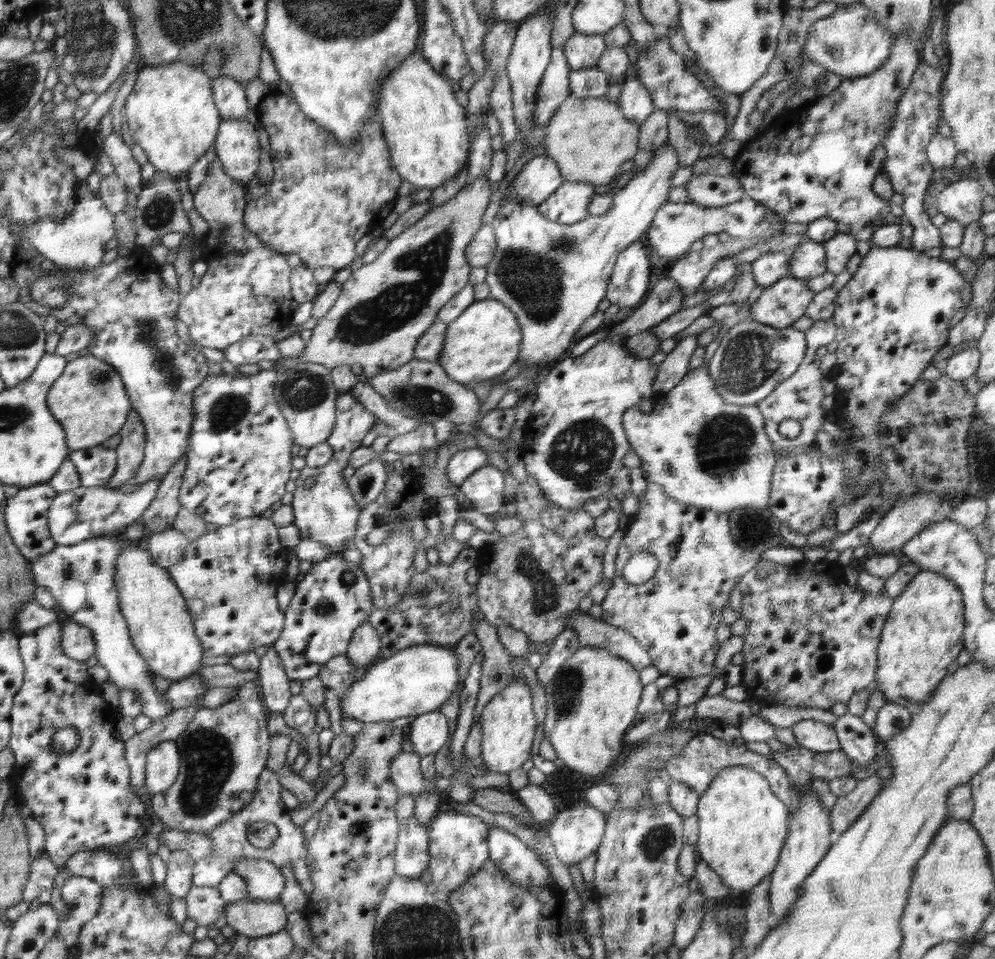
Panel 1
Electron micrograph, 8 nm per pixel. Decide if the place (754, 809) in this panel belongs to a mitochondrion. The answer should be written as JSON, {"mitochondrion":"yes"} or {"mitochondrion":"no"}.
{"mitochondrion":"no"}

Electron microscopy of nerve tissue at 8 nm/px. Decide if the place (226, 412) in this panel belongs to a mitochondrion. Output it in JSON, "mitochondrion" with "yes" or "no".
{"mitochondrion":"yes"}

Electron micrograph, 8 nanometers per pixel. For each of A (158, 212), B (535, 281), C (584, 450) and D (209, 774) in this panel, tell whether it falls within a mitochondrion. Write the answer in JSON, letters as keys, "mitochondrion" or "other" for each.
{"A":"mitochondrion","B":"mitochondrion","C":"mitochondrion","D":"mitochondrion"}

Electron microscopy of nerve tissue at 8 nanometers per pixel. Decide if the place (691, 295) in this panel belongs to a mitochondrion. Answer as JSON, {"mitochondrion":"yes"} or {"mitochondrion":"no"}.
{"mitochondrion":"no"}

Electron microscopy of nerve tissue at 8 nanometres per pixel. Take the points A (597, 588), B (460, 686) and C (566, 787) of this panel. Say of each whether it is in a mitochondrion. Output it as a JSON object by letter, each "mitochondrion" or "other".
{"A":"other","B":"other","C":"mitochondrion"}

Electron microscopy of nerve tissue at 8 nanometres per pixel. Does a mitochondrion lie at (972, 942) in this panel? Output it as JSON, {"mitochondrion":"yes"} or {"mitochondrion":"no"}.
{"mitochondrion":"no"}

